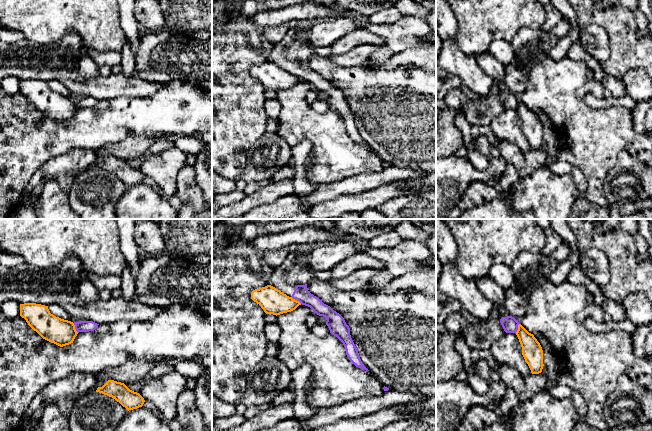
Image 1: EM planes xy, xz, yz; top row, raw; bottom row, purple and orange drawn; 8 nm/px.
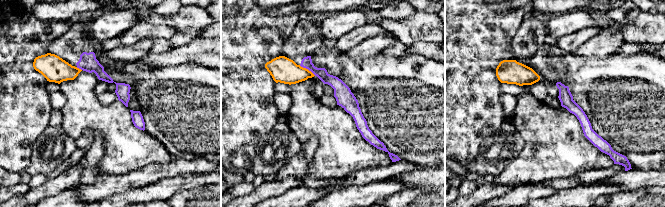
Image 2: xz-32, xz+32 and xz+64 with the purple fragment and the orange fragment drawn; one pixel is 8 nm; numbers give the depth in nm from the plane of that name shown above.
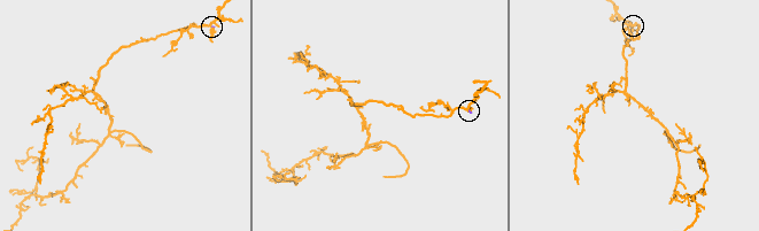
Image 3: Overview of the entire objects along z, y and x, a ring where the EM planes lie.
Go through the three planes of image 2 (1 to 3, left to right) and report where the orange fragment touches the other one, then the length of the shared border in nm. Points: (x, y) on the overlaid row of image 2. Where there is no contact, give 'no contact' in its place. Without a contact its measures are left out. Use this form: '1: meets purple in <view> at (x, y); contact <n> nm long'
1: meets purple in xz-32 at (79, 68); contact 50 nm long
2: meets purple in xz+32 at (307, 68); contact 160 nm long
3: no contact

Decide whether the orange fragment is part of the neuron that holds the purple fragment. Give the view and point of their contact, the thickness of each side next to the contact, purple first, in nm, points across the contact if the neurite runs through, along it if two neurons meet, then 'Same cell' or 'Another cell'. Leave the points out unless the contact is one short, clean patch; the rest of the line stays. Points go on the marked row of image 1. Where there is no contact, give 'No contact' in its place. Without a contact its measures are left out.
Touches purple at xy (75, 328). Thickness 100 nm (purple) against 220 nm. Boundary: xy (73, 323), (78, 332). Another cell

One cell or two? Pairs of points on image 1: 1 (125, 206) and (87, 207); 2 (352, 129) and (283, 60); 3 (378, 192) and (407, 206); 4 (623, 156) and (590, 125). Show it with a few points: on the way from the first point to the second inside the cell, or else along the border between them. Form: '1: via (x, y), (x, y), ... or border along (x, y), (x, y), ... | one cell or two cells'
1: border along (128, 187), (114, 208) | two cells
2: via (342, 108), (322, 85), (304, 73) | one cell
3: border along (415, 192), (394, 196), (376, 208) | two cells
4: border along (636, 155), (621, 151), (615, 164), (607, 172) | two cells

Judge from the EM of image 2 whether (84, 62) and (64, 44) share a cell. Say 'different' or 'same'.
same

